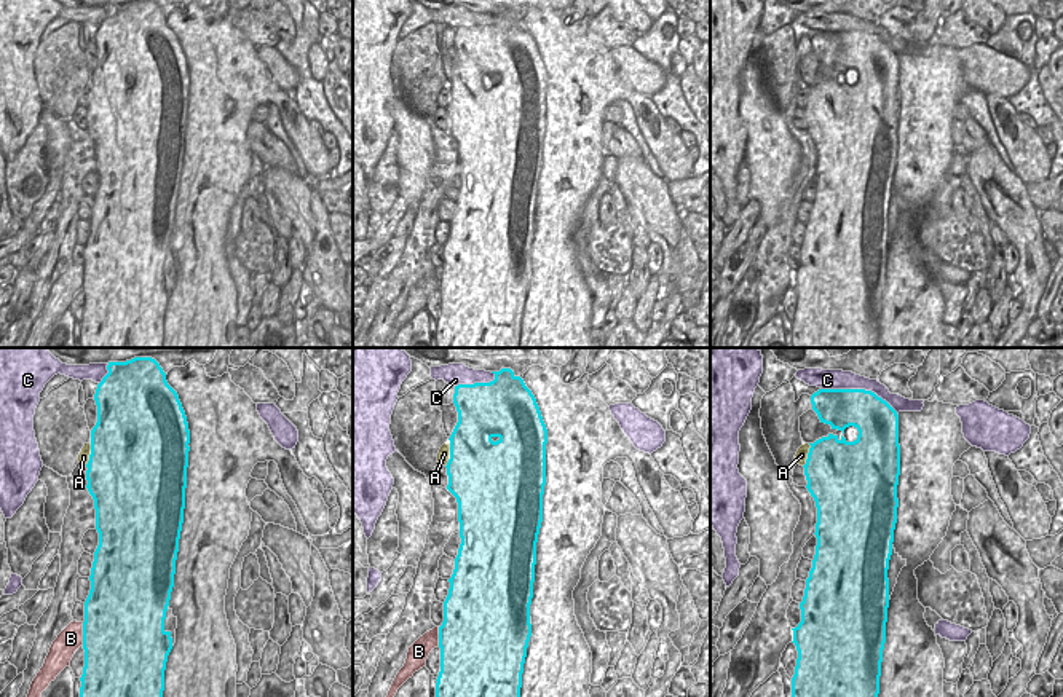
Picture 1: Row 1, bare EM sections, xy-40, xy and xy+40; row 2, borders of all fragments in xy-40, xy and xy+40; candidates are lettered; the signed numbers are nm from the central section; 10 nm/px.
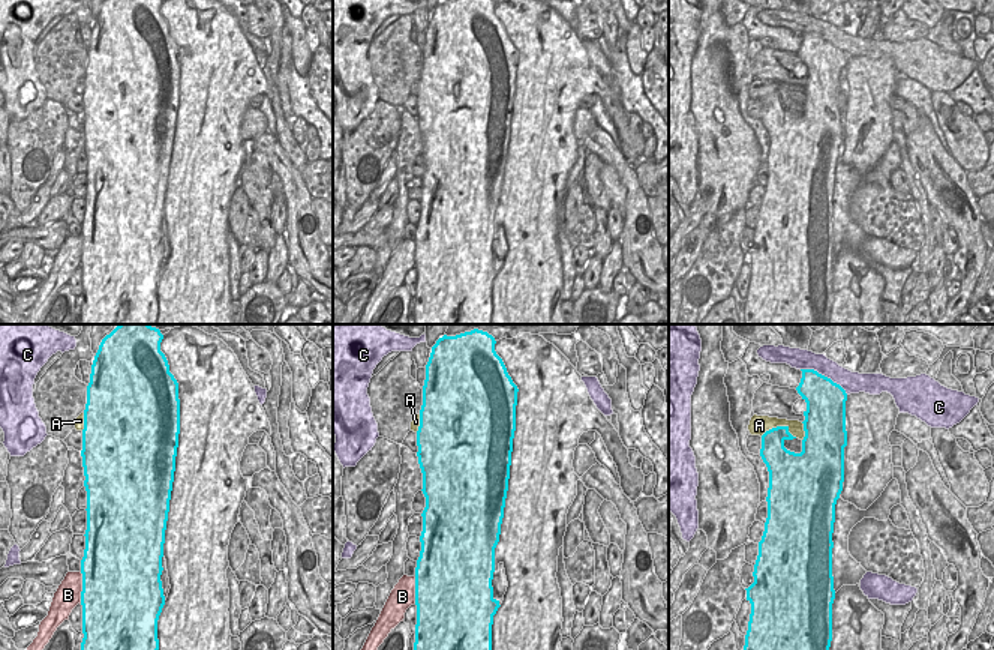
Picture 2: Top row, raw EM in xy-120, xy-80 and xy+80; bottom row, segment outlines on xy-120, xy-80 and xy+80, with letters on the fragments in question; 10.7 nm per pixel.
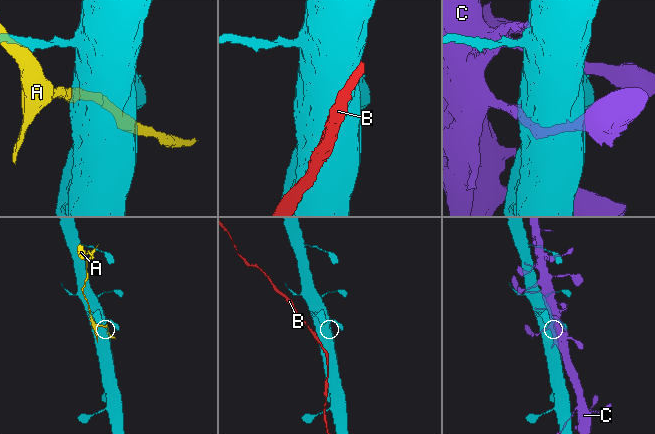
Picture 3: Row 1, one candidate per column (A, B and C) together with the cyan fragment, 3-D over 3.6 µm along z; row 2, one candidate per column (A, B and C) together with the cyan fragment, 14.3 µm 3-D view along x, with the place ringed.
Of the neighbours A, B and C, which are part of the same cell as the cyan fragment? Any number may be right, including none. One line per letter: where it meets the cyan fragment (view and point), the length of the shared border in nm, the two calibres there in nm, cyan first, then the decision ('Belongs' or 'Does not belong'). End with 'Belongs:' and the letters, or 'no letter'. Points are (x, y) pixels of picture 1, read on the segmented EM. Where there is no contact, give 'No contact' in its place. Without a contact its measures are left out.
A: Touches cyan at xy (450, 453). Shared border 280 nm. Thickness 500 nm (cyan) against 130 nm. Does not belong
B: Touches cyan at xy-40 (83, 633). Shared border 240 nm. Thickness 500 nm (cyan) against 240 nm. Does not belong
C: Touches cyan at xy+40 (861, 389). Shared border 800 nm. Thickness 400 nm (cyan) against 190 nm. Does not belong
Belongs: no letter

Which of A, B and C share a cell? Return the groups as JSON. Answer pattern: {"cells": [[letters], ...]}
{"cells": [["A"], ["B"], ["C"]]}

